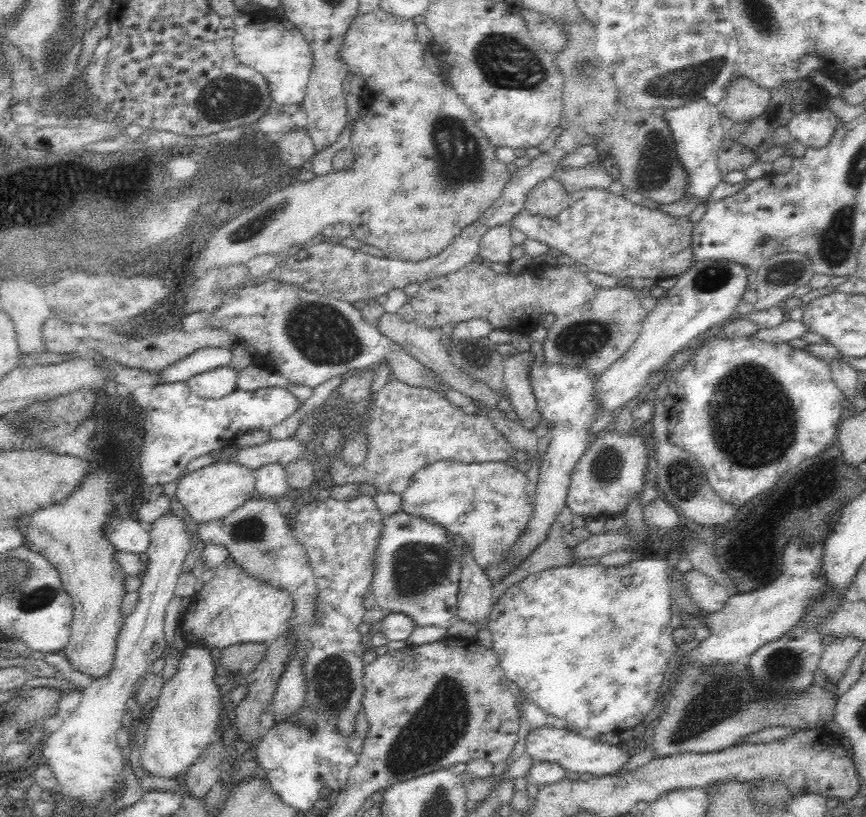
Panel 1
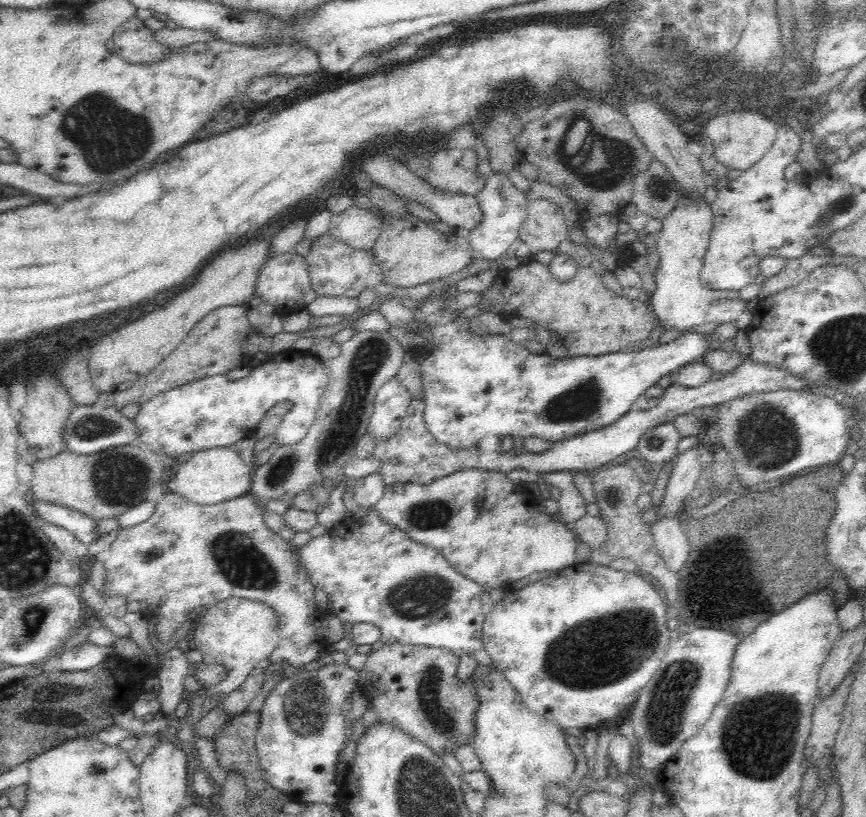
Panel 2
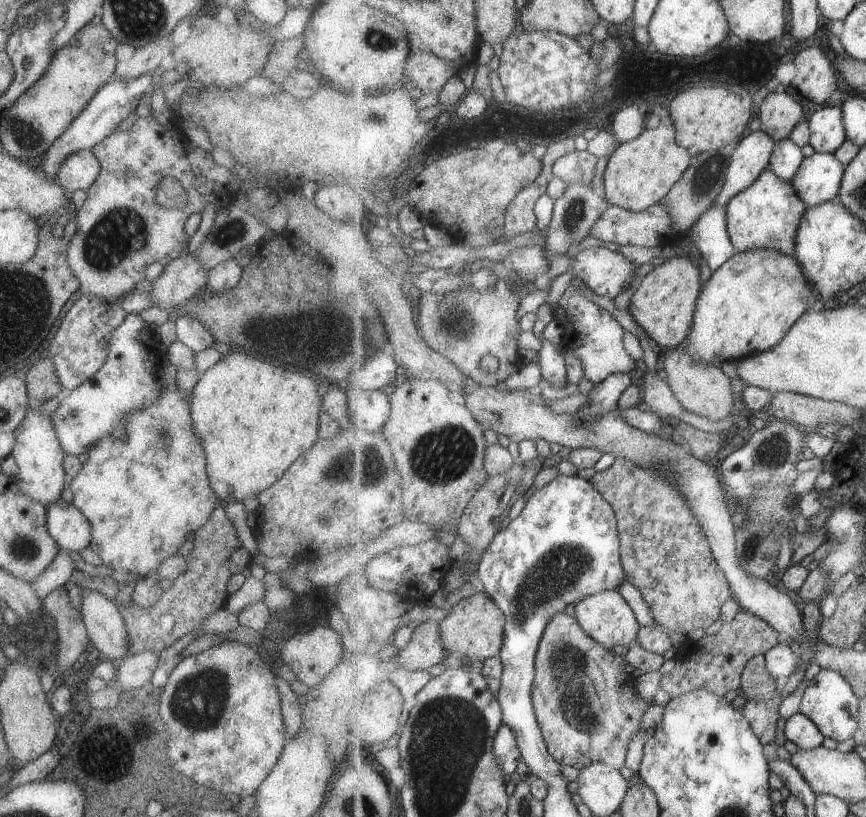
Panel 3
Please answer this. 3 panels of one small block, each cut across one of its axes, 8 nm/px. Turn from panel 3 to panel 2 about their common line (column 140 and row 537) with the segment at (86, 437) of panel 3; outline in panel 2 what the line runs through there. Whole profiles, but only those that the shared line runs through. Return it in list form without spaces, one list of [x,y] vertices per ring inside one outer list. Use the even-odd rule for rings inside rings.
[[[372,507],[367,510],[364,517],[344,519],[339,529],[328,531],[320,537],[310,539],[307,544],[299,547],[298,551],[300,565],[306,569],[308,581],[312,583],[312,587],[314,587],[314,589],[318,588],[326,593],[329,600],[329,607],[331,608],[331,614],[336,615],[343,623],[370,623],[377,626],[381,632],[379,640],[382,641],[384,645],[400,643],[412,646],[435,646],[450,651],[458,658],[460,656],[464,656],[464,654],[468,654],[472,658],[475,658],[479,664],[484,664],[484,666],[488,666],[488,668],[494,668],[493,660],[489,657],[489,654],[485,650],[483,642],[481,639],[474,637],[475,632],[482,630],[483,622],[486,620],[488,614],[492,612],[494,606],[490,599],[489,590],[486,590],[478,583],[474,582],[474,580],[465,577],[458,571],[454,570],[440,551],[432,548],[431,546],[420,544],[419,542],[412,540],[406,532],[393,527],[388,523],[384,523],[384,521],[380,519],[380,515],[378,515],[376,510]]]

